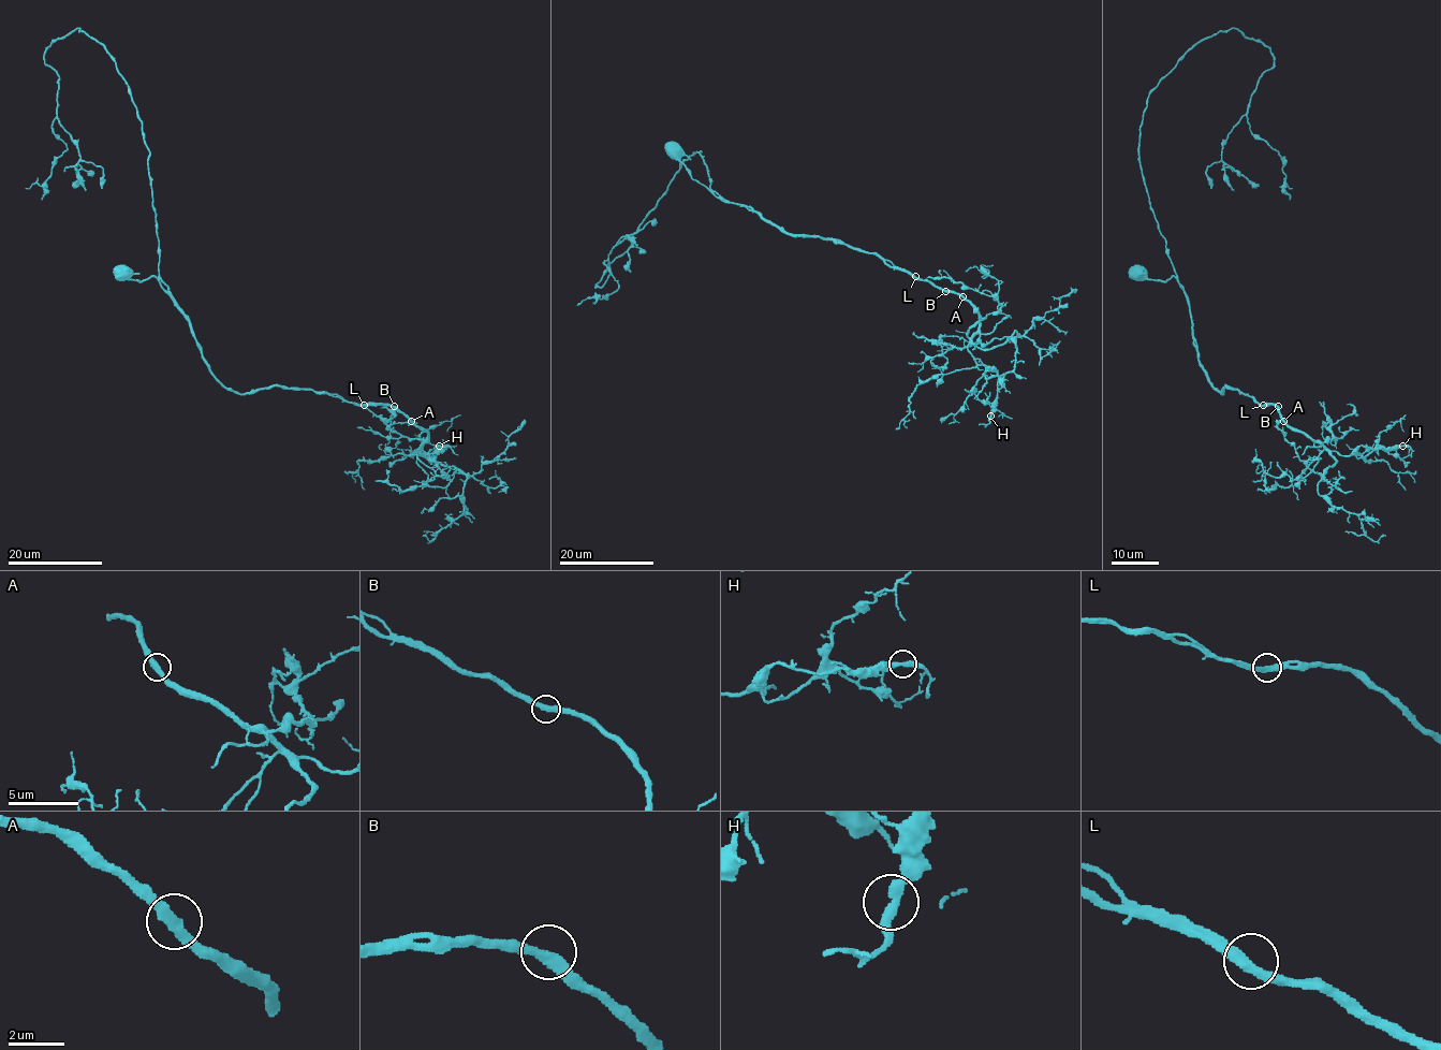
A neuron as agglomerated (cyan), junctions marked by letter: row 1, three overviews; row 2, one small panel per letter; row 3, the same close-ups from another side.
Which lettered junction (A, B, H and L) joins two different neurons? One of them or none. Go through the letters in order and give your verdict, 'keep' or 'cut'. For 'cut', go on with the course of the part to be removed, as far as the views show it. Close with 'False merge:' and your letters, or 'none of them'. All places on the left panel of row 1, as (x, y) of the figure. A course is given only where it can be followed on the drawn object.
A: keep
B: keep
H: keep
L: keep
False merge: none of them

